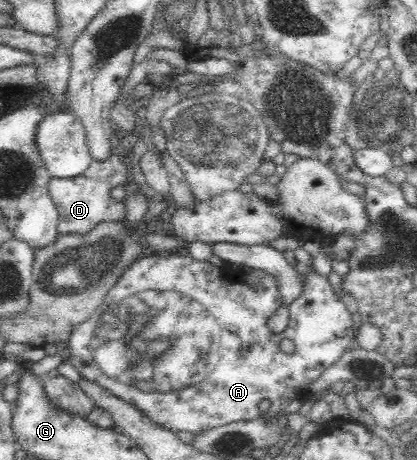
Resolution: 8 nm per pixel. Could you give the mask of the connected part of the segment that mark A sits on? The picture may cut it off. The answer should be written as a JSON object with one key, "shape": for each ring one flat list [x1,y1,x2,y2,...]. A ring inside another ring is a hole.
{"shape":[[172,247,168,252,164,253,156,252,150,256,142,255,126,266,115,286,109,290,101,306,96,308,91,318,88,318,85,322,81,322,81,324,71,330,67,340,67,350,63,362,65,364,67,363,67,366,71,364,79,372,81,378,85,378,88,381,95,380,96,384,103,387,108,393,129,404,135,405,137,409,155,422,156,425,165,427,167,430,172,430,174,433,180,431,197,433,201,432,201,430,209,430,213,426,223,426,239,421,250,421,257,417,272,417,276,419,278,414,289,412,289,410,308,396,307,393,302,392,303,388,311,380,315,380,321,376,322,372,325,372,335,360,339,360,343,356,343,353,349,350,349,344,351,344,352,339,352,315,347,311,345,303,332,289,329,279,316,271,307,273,304,278,306,279,307,290,303,290,303,294,288,305,290,319,288,320,286,329,281,333,274,333,267,327,267,320,275,314,275,311,280,306,283,306,284,301,279,294,276,280,265,271,253,269,251,272,241,276,241,272,237,270,231,276,225,274,225,278,223,278,223,276,217,276,217,266,209,264,208,260,207,266,205,266,204,260,194,260,187,250,177,247],[205,338,209,338,207,340,209,342,209,353,208,355,201,355,201,352,205,352,205,346,207,346,205,344],[282,338,289,338,296,344,292,354,287,355,279,349,278,344],[132,379,136,379,135,385,129,385]]}

